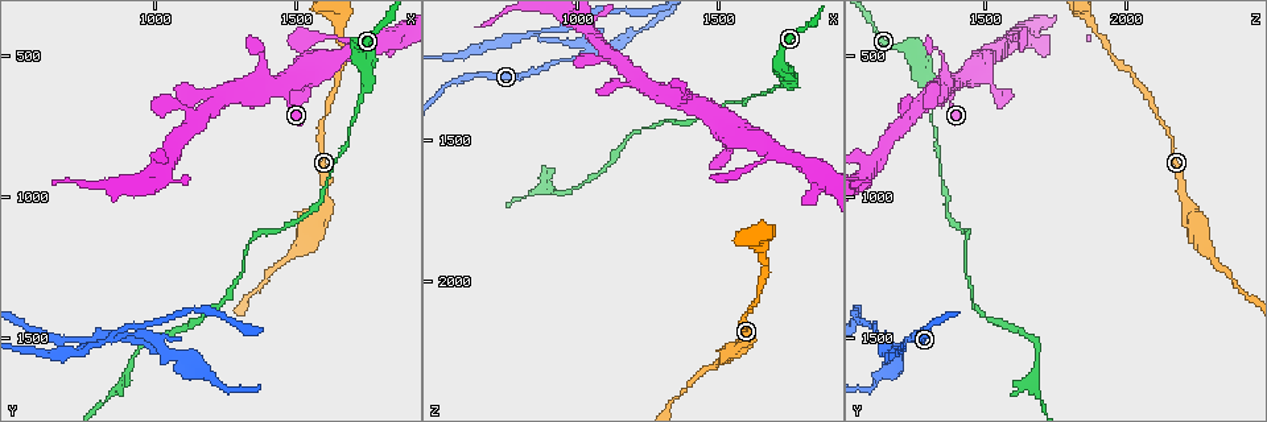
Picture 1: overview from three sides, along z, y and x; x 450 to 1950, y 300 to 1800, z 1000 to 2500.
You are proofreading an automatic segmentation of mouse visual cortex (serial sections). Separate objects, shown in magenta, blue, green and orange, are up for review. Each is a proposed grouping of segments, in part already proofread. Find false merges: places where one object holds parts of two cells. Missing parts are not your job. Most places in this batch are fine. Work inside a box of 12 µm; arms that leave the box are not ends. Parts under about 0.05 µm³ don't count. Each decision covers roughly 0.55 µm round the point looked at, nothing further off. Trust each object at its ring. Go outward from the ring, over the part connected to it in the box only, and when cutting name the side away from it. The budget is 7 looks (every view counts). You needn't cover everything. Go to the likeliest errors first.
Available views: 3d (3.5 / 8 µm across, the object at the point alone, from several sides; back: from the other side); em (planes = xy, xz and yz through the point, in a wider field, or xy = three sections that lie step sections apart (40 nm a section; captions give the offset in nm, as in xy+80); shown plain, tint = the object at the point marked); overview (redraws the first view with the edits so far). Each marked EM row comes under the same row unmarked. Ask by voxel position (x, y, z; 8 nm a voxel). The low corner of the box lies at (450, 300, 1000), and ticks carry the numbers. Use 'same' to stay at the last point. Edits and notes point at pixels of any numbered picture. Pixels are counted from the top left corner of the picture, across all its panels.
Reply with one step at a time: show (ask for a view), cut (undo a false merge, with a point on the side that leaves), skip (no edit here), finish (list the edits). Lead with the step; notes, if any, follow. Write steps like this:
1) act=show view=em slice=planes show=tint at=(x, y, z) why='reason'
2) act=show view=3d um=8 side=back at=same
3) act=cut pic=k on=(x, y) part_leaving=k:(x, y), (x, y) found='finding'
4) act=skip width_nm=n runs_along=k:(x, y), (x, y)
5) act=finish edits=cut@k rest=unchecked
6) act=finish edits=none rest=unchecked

act=show view=3d um=3.5 side=back at=(1760, 600, 1310)

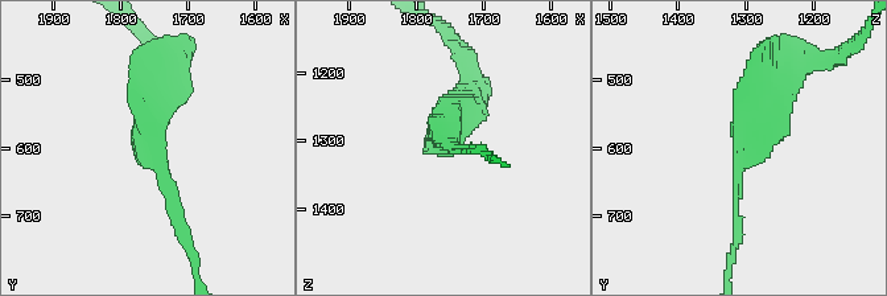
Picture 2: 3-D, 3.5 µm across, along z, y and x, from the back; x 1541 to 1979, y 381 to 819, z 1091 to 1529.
act=show view=em slice=xy step=1 show=tint at=(1750, 605, 1305)

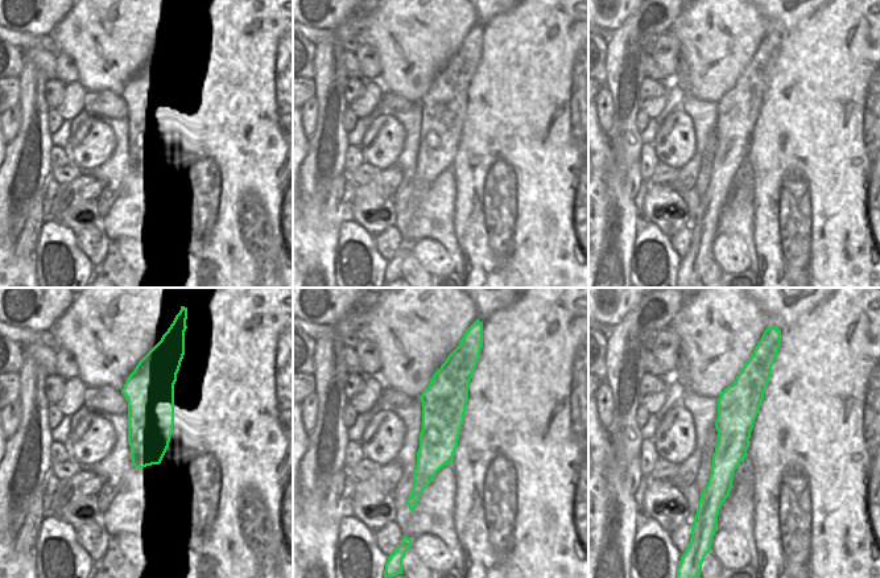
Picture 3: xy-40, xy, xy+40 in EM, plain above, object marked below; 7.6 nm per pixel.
act=skip runs_along=3:(752, 368), (717, 502) found='all the same cell'

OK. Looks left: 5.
act=show view=3d um=3.5 at=(1490, 1210, 2300) why='calibre changes'

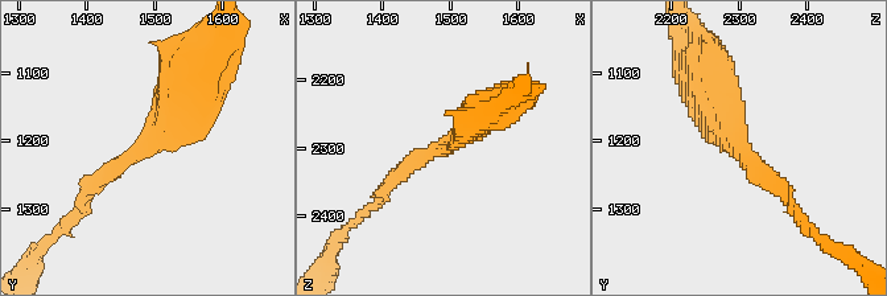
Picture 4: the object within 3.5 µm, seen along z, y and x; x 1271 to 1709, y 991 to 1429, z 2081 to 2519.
act=show view=em slice=xy step=2 show=tint at=(1495, 1210, 2295) why='need the tissue'

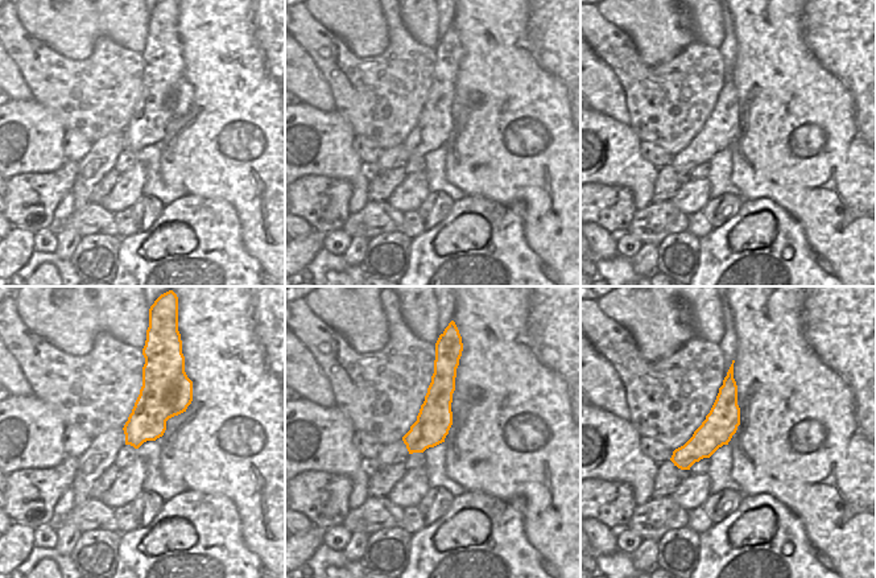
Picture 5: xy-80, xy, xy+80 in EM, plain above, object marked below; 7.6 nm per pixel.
act=skip runs_along=5:(730, 375), (722, 422), (681, 465) found='continuous, no second cell'

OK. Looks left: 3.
act=show view=em slice=xy step=5 show=tint at=(1410, 600, 1380) why='branch point'

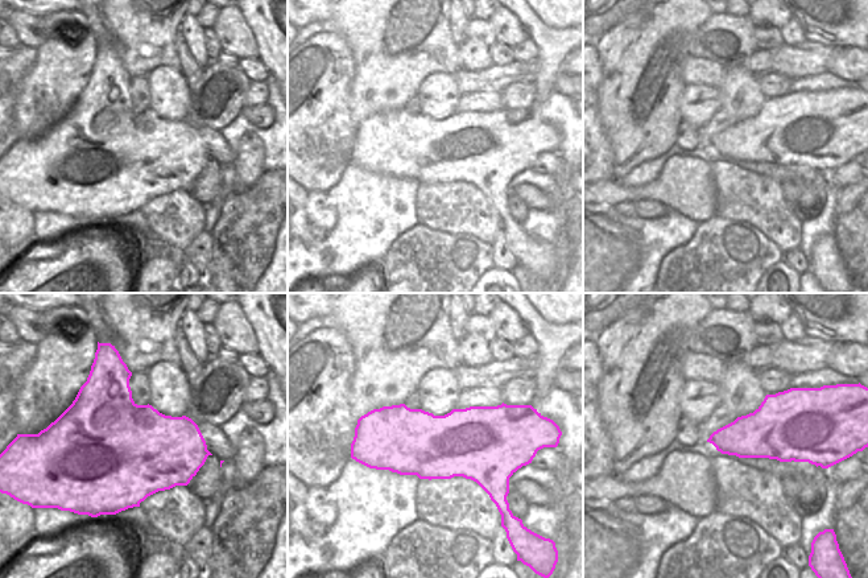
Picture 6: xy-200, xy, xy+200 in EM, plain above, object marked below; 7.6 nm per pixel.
act=show view=3d um=3.5 at=same why='see where the arms go'

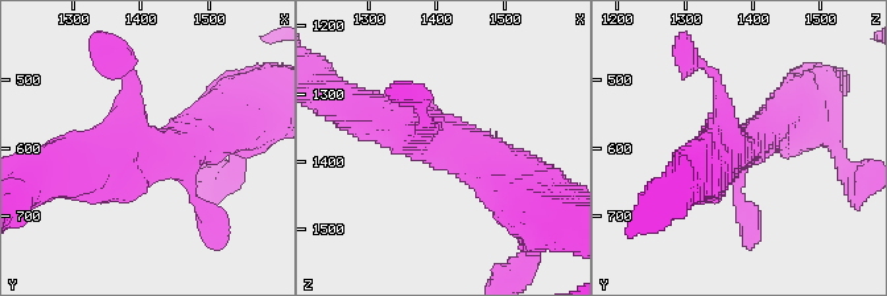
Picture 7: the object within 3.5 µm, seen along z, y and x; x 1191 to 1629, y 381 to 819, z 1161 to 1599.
act=skip runs_along=7:(486, 146), (425, 136), (343, 102) found='one cell here'

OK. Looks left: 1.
act=finish edits=none rest=unchecked

